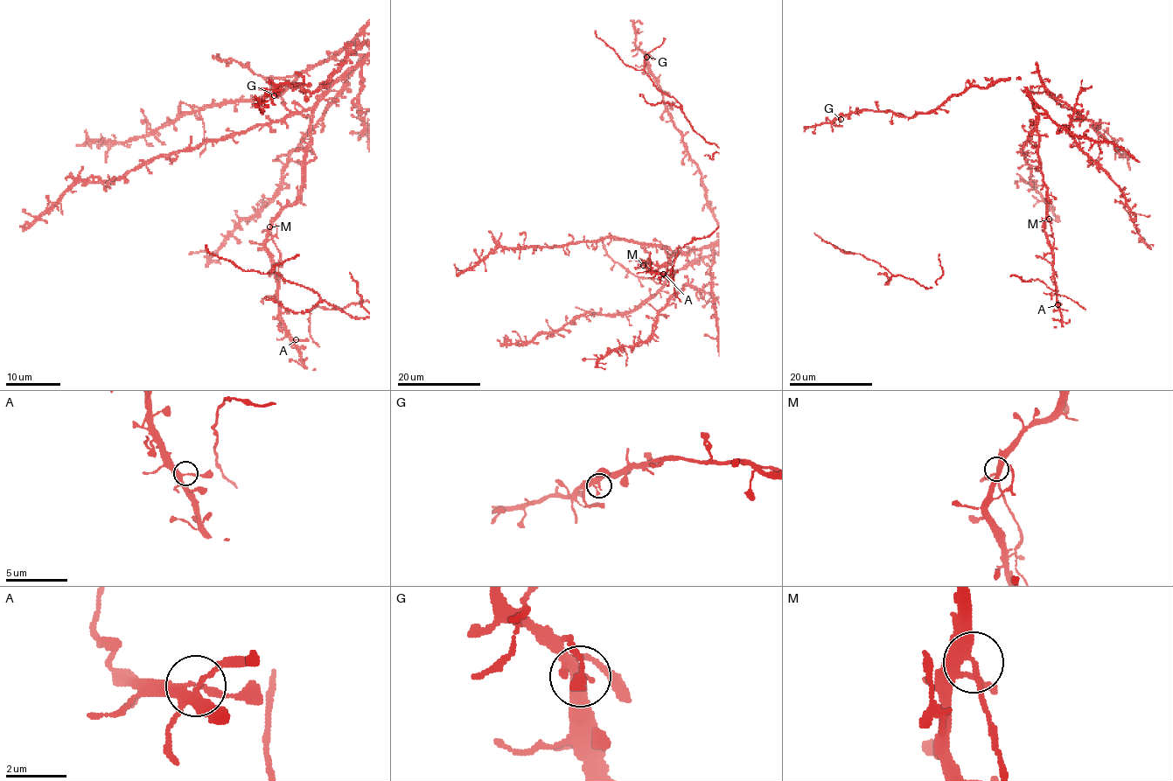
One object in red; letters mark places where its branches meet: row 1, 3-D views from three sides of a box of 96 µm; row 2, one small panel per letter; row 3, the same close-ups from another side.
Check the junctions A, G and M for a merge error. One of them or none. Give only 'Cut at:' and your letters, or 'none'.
Cut at: M

